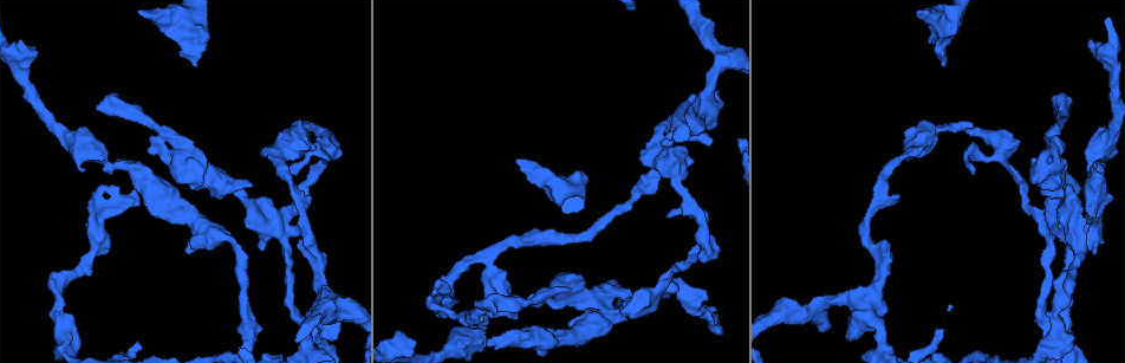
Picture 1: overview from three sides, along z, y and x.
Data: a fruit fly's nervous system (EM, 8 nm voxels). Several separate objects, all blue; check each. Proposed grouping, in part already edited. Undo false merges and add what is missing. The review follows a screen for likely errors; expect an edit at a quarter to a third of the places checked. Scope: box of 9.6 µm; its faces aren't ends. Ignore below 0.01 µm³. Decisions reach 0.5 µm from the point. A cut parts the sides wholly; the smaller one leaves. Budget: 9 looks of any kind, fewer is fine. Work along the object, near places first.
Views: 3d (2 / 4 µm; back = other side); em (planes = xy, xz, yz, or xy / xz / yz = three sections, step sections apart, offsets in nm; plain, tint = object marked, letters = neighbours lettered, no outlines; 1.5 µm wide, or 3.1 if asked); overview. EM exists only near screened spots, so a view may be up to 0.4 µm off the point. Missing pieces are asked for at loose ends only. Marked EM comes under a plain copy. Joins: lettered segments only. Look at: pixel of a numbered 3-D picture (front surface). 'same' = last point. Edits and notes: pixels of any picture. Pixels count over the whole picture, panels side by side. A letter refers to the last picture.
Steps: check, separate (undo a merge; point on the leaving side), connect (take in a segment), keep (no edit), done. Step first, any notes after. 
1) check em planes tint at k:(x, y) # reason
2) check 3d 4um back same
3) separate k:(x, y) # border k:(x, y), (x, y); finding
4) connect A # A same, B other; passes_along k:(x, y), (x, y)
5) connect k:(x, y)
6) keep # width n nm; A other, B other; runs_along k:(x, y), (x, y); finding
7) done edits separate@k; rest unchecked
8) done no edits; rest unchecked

check em planes letters at 1:(141, 349) # free end

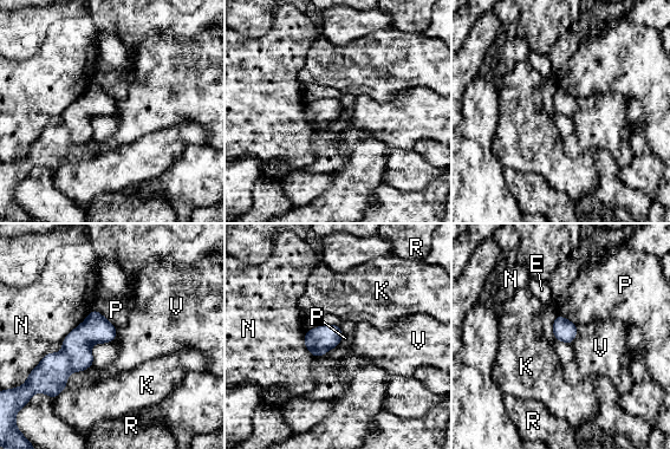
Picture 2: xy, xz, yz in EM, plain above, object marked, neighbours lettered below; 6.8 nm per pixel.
keep # E other, K other, N other, P other, R other, V other; border 2:(339, 343), (316, 357); none of them fits

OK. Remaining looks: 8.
check em planes letters at 1:(57, 306) # calibre changes

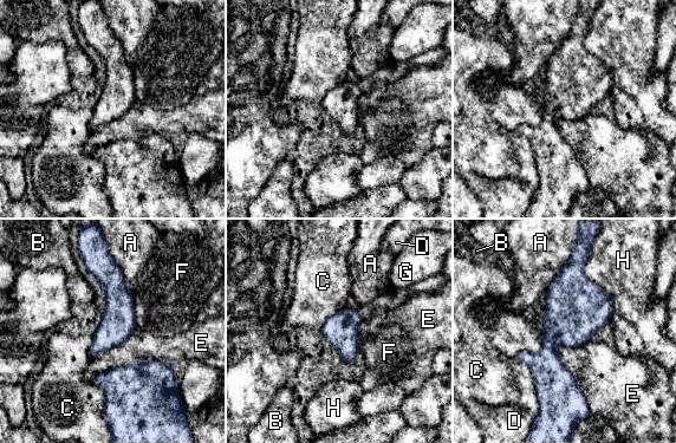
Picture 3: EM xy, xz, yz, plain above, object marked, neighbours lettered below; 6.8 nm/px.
keep # A other, B other, C other, D other, E other, F other, G other, H other; border 3:(559, 345), (556, 353), (590, 411); one neuron here

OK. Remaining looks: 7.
check em xz step 8 tint at 1:(919, 10)

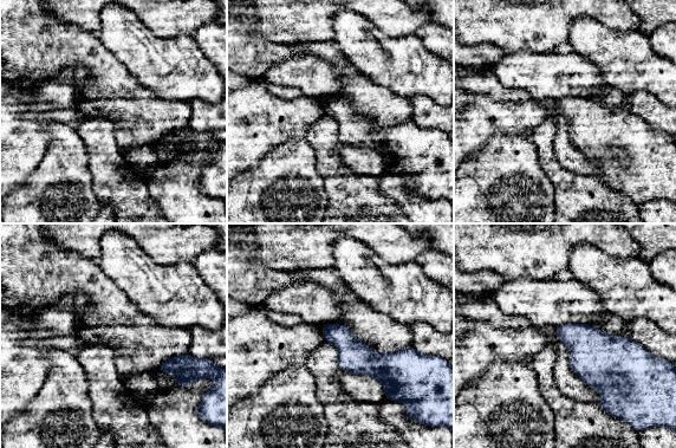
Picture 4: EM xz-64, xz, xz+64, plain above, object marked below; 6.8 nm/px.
check em planes letters same

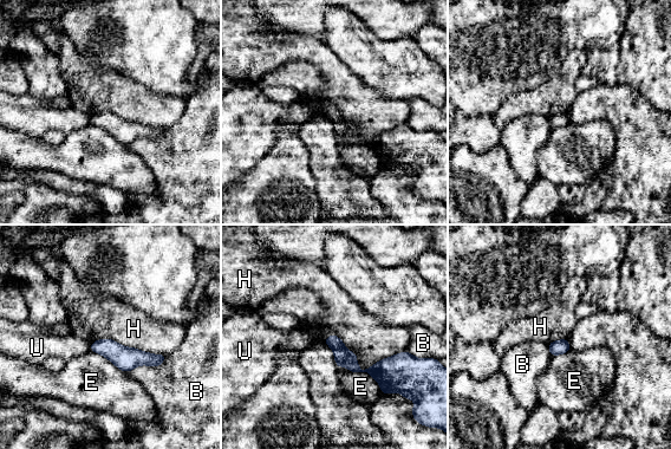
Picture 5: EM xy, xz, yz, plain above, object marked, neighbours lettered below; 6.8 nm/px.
keep # B other, E other, H other, U other; runs_along 5:(329, 340), (360, 370), (403, 356); none of them fits

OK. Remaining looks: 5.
check em planes letters at 1:(975, 173) # branch stops here

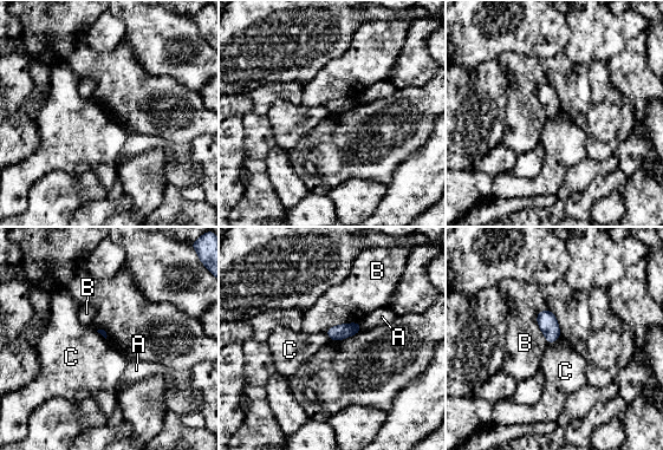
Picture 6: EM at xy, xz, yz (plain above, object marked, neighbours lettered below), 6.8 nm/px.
keep # A other, B other, C other; none of them fits

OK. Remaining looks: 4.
done no edits; rest unchecked

